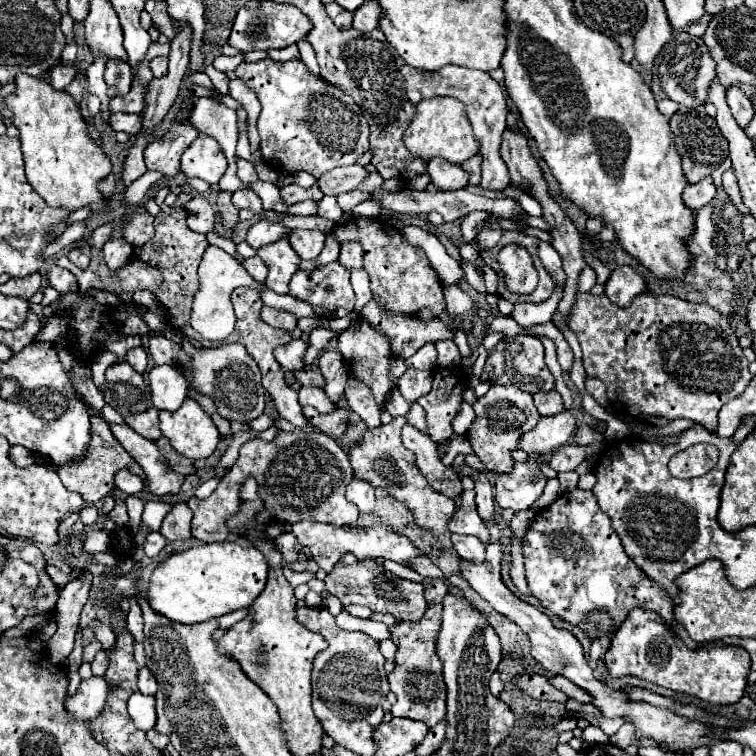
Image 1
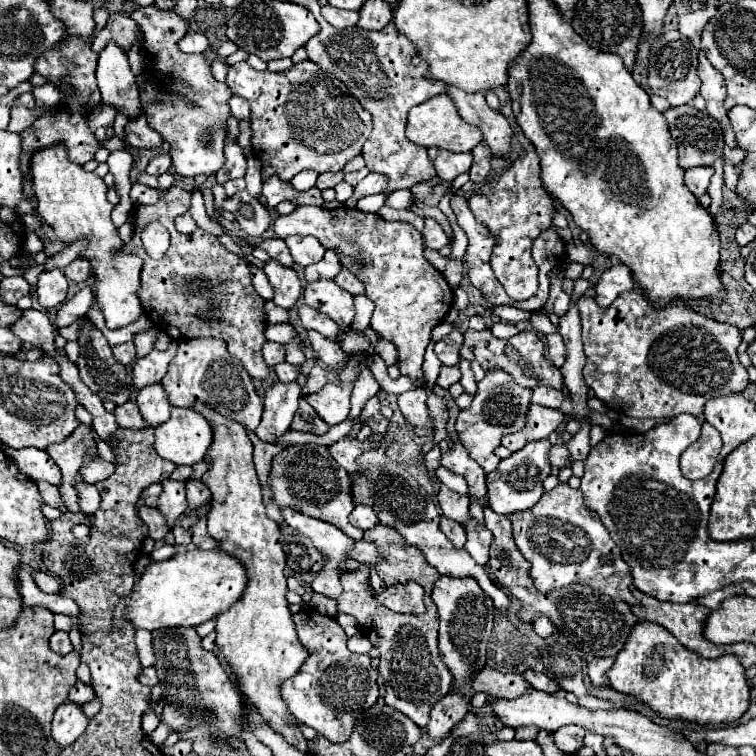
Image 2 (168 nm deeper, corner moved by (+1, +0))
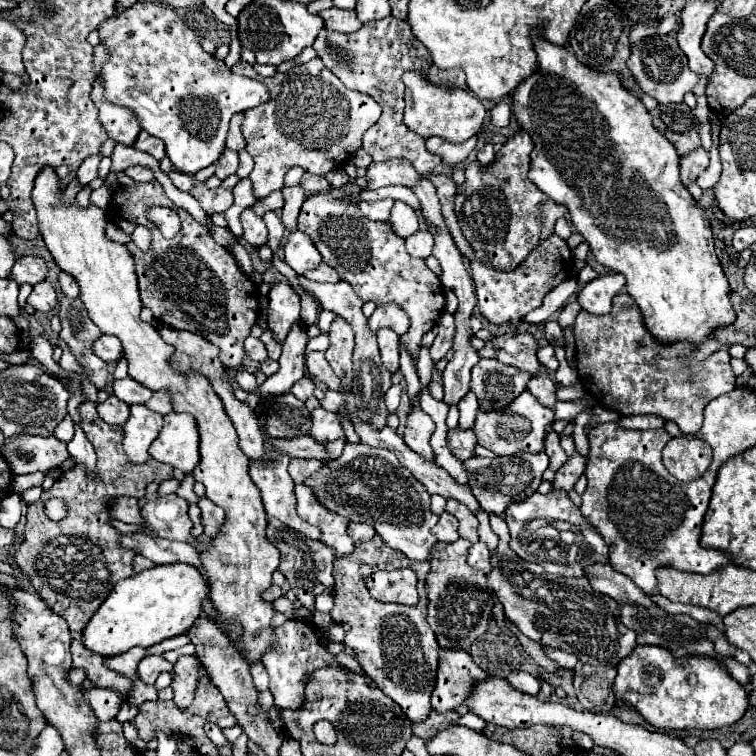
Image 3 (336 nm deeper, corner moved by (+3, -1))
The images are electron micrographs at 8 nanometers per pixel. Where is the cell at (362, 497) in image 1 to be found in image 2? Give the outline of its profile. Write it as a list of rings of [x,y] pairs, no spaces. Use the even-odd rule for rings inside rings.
[[[355,505],[353,513],[351,513],[351,525],[367,531],[367,529],[373,529],[379,521],[377,521],[377,513],[371,509],[371,507],[363,507],[363,505]]]

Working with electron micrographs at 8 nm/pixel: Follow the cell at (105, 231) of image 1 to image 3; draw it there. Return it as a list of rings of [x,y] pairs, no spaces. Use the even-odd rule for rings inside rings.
[[[25,256],[25,258],[19,258],[11,270],[11,276],[15,282],[19,284],[37,284],[41,280],[45,280],[49,274],[49,266],[43,258],[39,256]]]

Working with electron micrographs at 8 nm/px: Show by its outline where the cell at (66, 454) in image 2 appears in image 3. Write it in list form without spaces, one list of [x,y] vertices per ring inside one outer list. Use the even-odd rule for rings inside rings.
[[[21,436],[5,440],[3,456],[13,474],[31,474],[59,468],[69,458],[69,452],[67,444],[55,436]]]

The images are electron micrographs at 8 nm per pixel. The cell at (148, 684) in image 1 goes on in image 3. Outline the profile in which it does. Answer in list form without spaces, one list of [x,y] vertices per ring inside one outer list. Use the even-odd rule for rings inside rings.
[[[145,656],[141,662],[139,662],[139,678],[145,682],[145,684],[153,684],[159,676],[159,672],[163,670],[169,670],[171,664],[167,660],[163,660],[161,656]]]

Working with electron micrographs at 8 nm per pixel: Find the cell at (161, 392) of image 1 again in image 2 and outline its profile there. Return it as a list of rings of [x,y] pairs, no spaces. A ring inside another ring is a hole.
[[[149,385],[147,389],[141,389],[137,395],[137,405],[149,427],[157,427],[169,419],[171,405],[161,385]]]

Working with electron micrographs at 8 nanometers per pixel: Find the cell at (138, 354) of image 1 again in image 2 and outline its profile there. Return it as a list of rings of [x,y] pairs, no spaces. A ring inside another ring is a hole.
[[[131,341],[129,343],[121,343],[121,345],[115,345],[111,351],[113,351],[113,357],[121,365],[131,365],[133,359],[135,359],[135,345]]]

